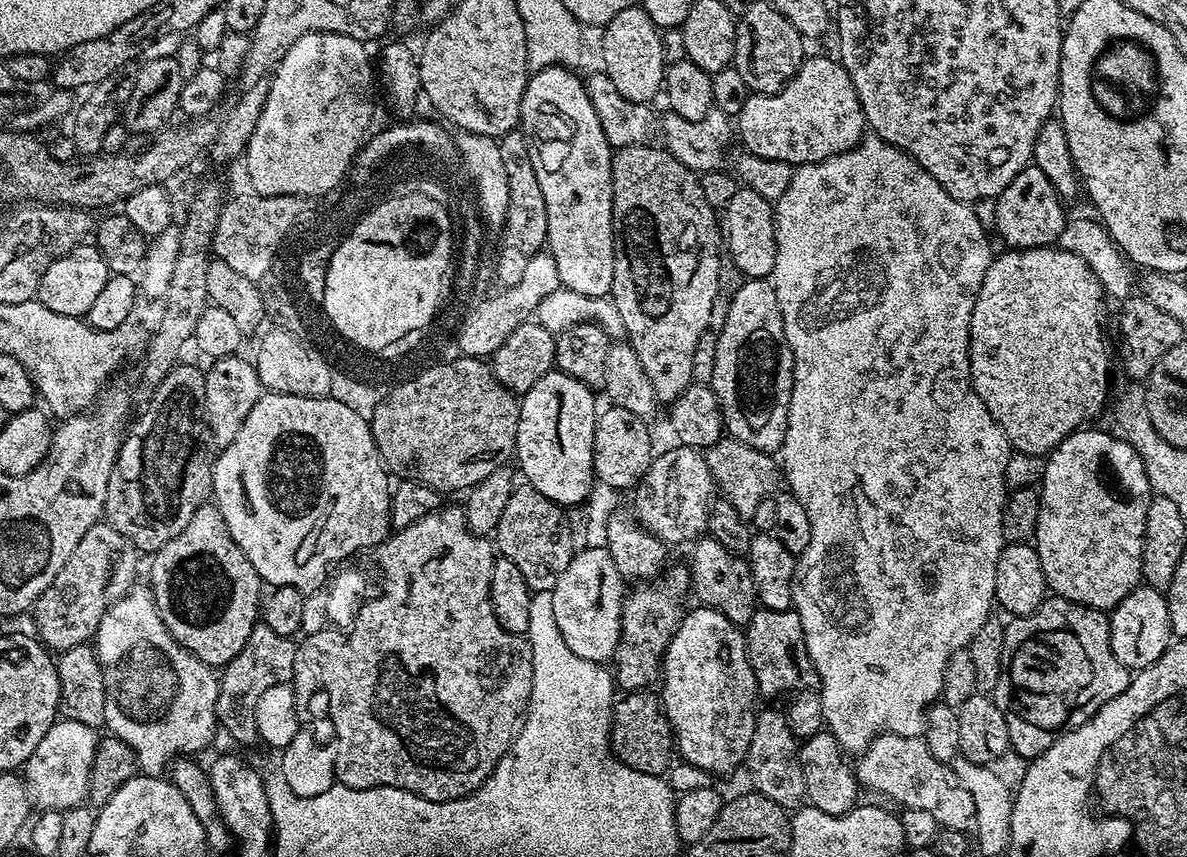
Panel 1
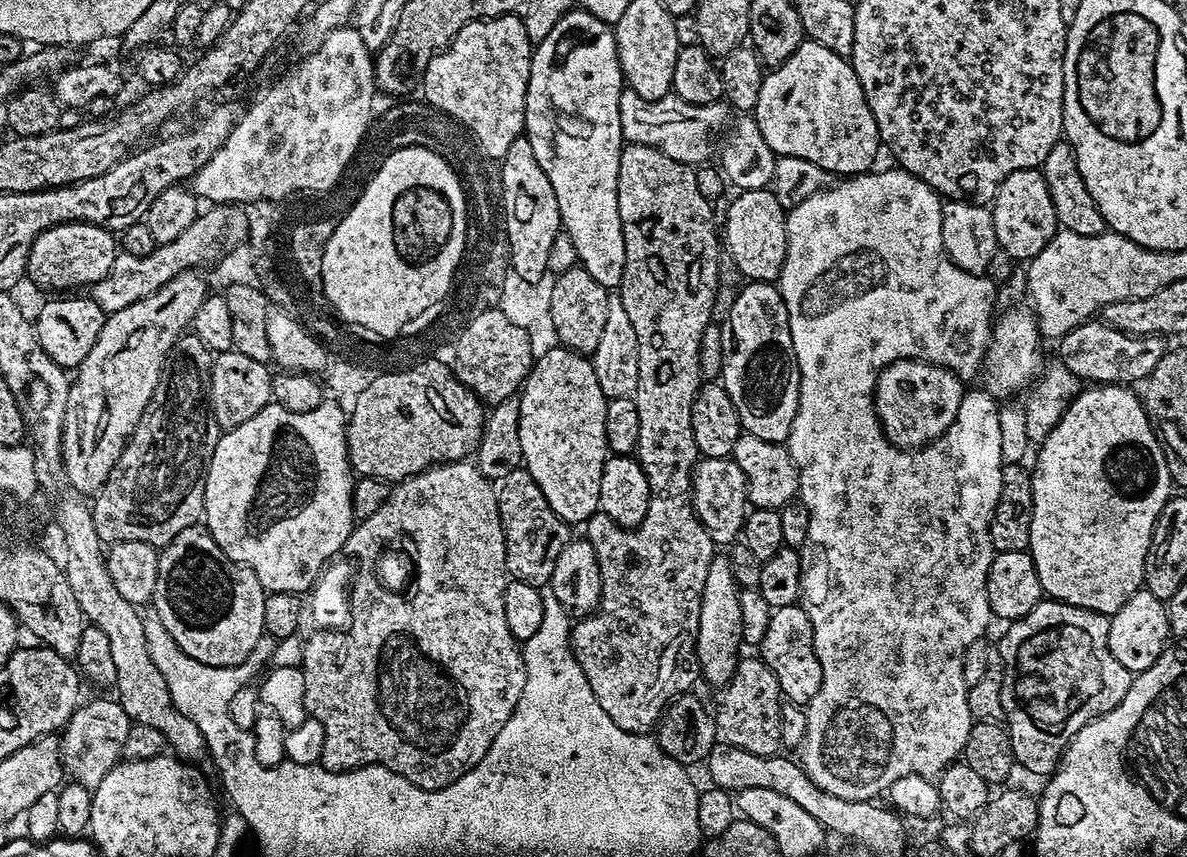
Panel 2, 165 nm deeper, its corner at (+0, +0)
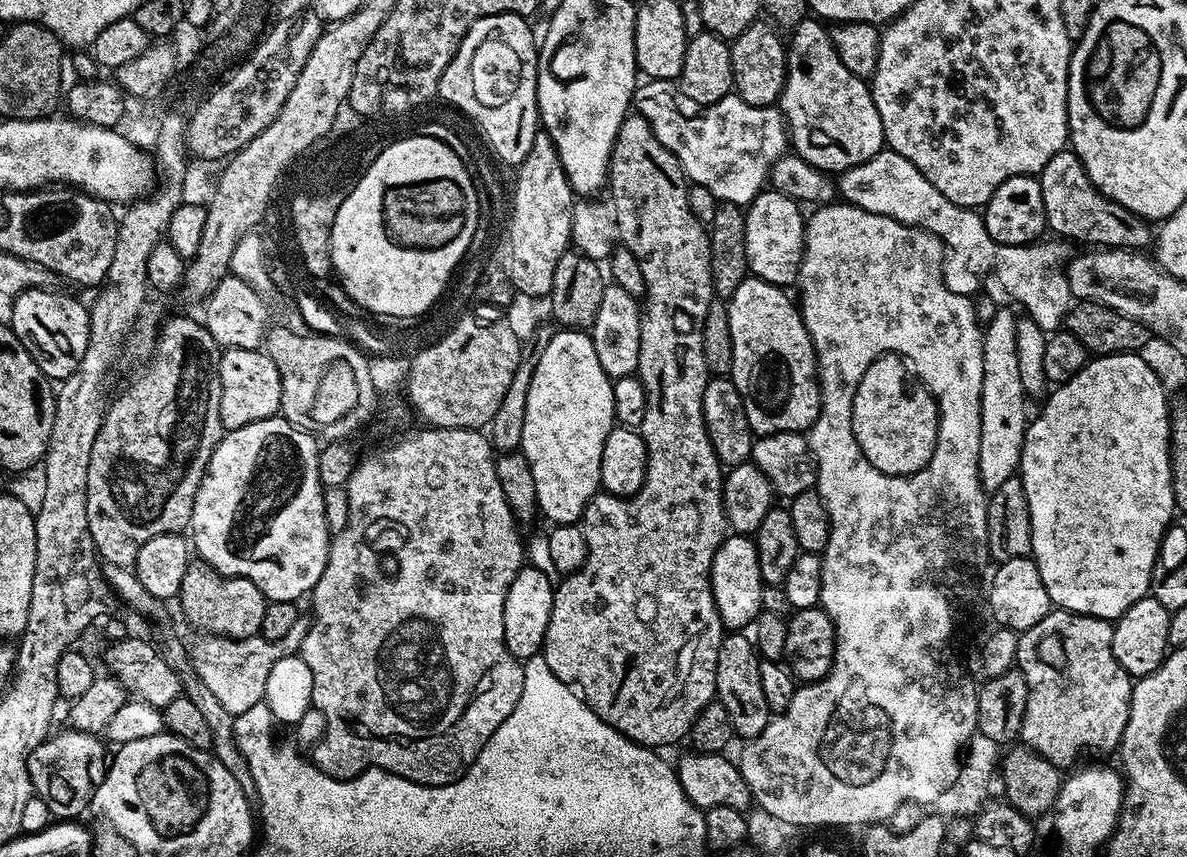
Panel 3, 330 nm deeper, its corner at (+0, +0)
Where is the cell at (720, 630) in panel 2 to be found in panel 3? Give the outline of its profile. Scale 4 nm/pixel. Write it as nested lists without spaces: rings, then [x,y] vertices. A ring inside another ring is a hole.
[[[728,534],[718,546],[712,563],[712,593],[725,629],[744,630],[755,625],[762,611],[762,590],[766,587],[758,566],[755,539],[748,534]]]

